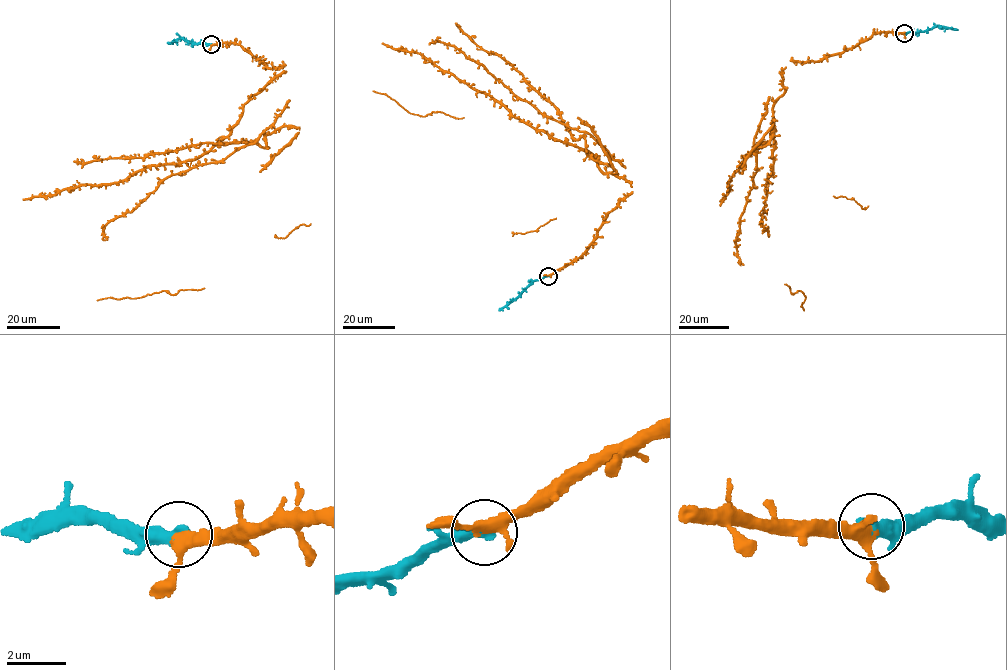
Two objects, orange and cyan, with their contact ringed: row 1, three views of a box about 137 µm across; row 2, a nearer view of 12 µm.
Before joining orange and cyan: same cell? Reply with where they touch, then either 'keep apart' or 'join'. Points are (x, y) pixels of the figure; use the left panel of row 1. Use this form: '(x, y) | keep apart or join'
(211, 44) | join

